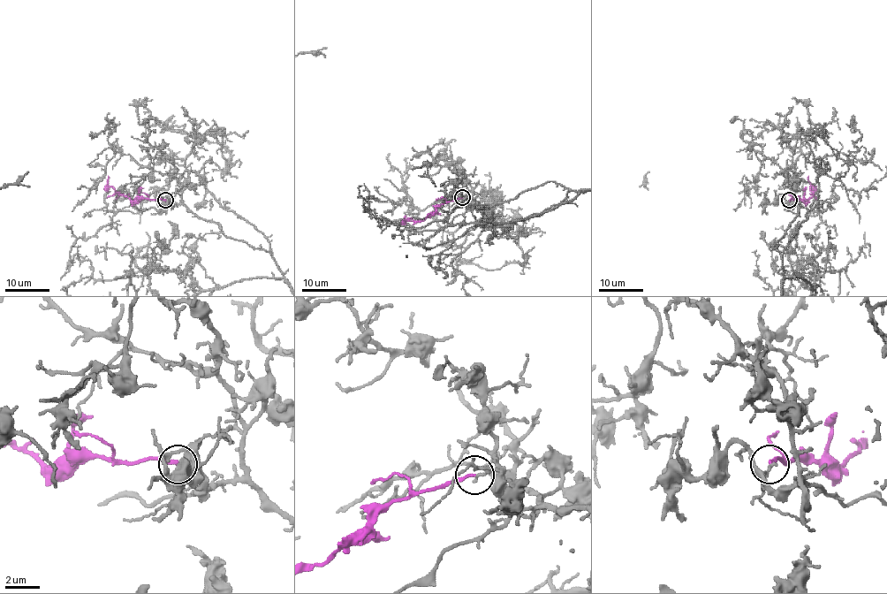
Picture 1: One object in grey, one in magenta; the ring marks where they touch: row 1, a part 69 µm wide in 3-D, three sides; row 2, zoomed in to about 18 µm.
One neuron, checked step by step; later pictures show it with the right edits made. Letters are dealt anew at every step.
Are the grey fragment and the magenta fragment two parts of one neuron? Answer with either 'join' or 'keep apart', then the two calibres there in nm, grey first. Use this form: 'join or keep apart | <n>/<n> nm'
keep apart | 140/190 nm

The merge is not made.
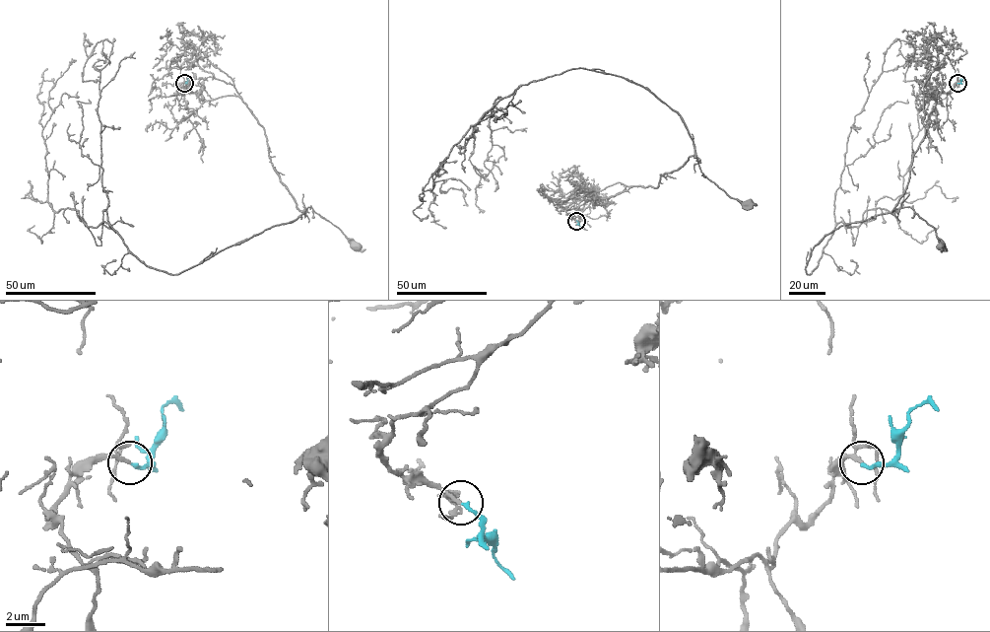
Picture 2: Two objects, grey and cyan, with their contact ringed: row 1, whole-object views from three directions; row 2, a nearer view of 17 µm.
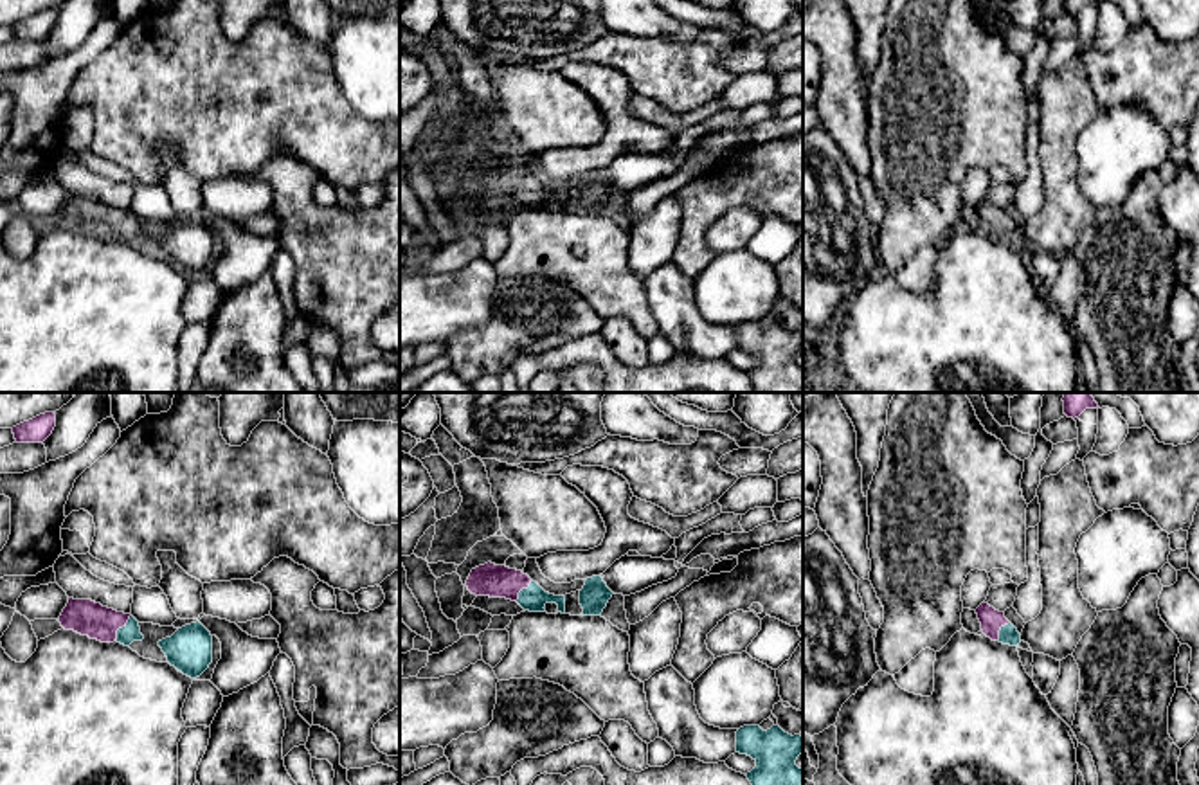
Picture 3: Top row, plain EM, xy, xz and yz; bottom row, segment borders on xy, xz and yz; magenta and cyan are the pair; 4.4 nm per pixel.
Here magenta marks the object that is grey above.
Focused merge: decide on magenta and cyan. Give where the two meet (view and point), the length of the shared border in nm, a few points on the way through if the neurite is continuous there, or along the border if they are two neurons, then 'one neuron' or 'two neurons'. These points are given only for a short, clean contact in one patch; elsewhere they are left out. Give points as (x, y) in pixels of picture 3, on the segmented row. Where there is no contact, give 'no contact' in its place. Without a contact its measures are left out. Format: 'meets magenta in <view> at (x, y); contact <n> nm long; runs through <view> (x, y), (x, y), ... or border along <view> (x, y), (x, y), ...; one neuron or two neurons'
meets magenta in xy at (121, 627); contact 140 nm long; runs through xy (83, 616), (105, 625), (121, 627), (132, 631); one neuron

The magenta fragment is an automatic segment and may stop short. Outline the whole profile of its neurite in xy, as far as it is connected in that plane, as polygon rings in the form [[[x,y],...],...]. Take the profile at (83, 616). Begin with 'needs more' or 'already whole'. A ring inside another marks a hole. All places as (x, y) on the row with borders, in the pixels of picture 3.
needs more; [[[68,598],[59,619],[65,630],[74,630],[101,643],[121,643],[130,646],[142,641],[139,621],[131,614],[117,612],[92,600]]]

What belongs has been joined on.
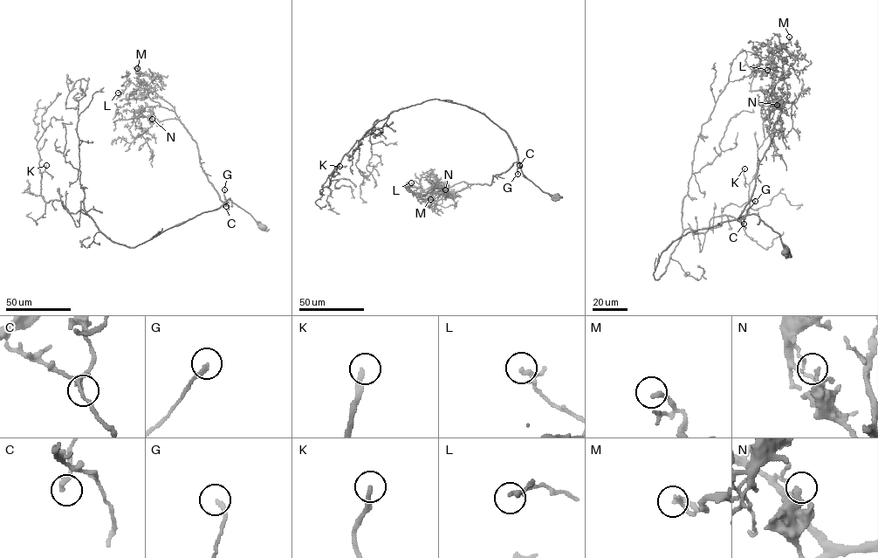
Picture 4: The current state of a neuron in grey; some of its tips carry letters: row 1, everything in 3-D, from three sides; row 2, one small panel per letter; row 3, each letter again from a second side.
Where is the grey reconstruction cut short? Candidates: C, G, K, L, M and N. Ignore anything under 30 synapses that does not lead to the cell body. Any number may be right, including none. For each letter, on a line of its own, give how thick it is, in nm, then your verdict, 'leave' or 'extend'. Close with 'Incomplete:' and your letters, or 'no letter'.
C: 200 nm | leave
G: 200 nm | leave
K: 240 nm | extend
L: 160 nm | leave
M: 200 nm | leave
N: 280 nm | leave
Incomplete: K

